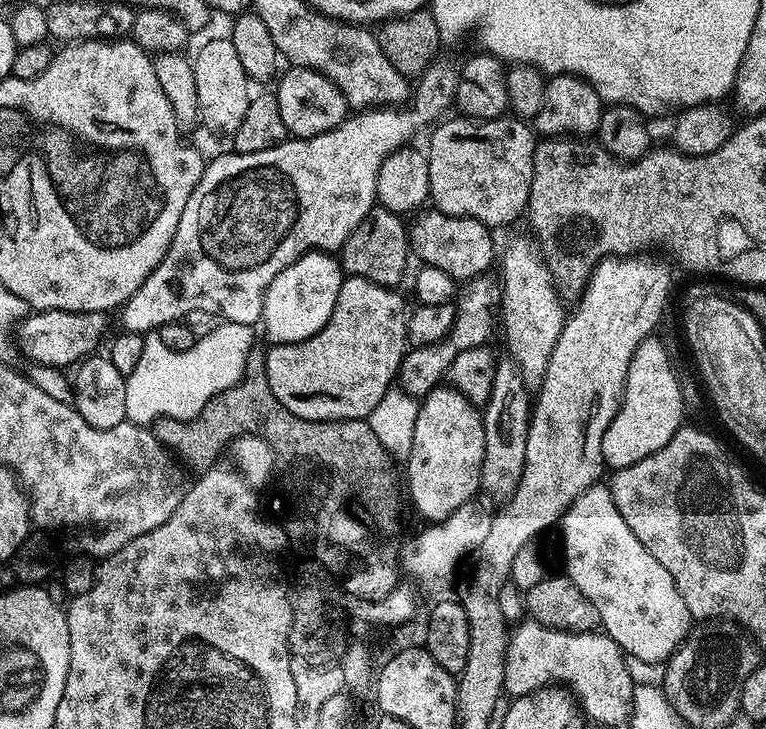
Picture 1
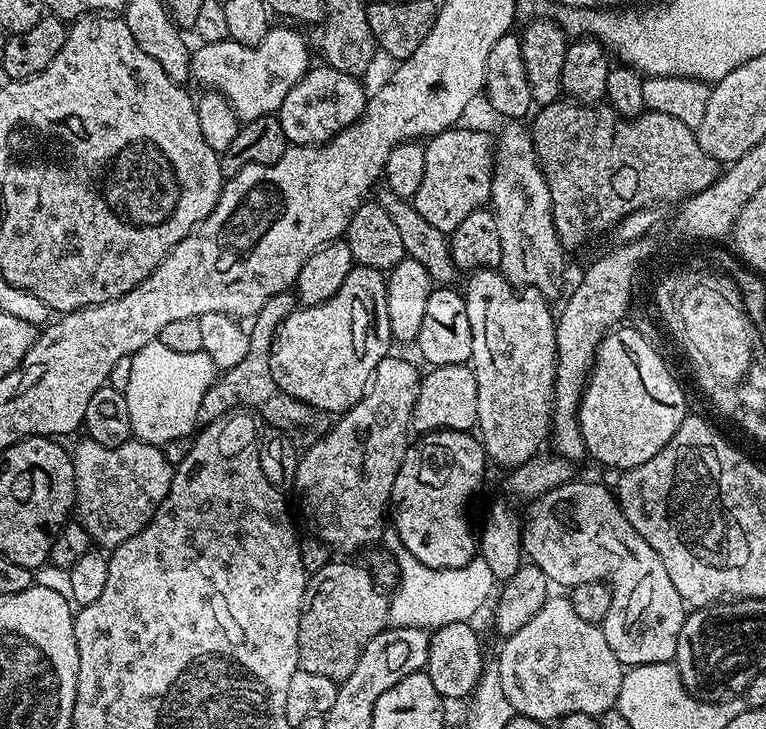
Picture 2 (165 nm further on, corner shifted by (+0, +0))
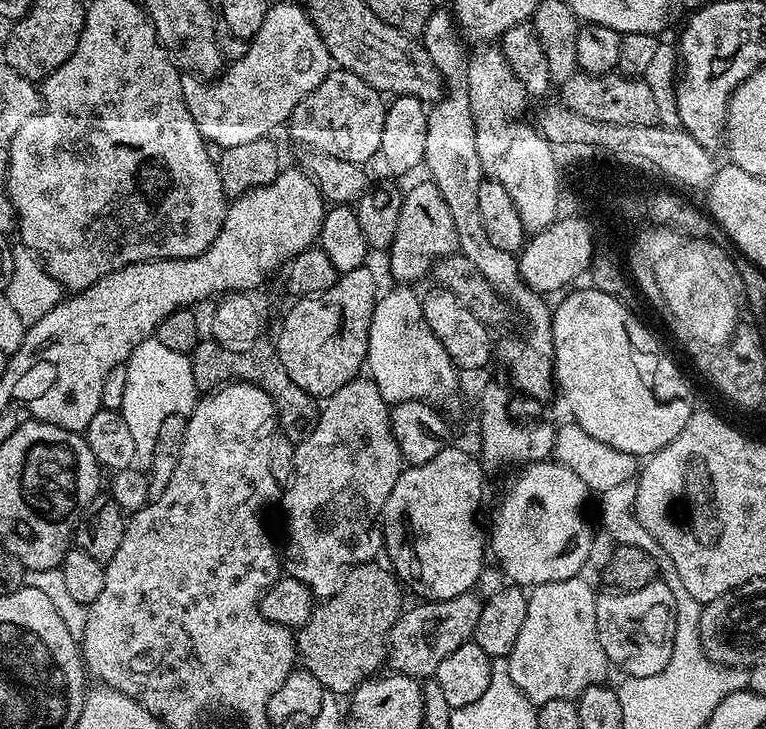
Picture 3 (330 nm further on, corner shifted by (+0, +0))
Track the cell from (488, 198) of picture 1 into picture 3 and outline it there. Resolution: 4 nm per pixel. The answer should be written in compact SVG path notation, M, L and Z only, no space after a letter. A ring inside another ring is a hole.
M436 183L416 184L403 193L404 201L398 214L398 234L388 256L393 281L408 282L412 276L412 260L416 264L435 265L457 247L454 218Z

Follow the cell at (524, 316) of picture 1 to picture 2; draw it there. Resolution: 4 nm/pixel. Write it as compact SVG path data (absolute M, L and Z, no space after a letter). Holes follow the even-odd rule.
M508 122L503 125L500 137L494 140L494 167L492 170L491 211L498 222L498 236L502 238L502 258L498 268L504 277L520 288L536 288L543 296L555 297L556 287L560 284L560 275L564 272L565 249L560 246L560 239L554 226L550 190L536 161L536 151L532 145L532 133L523 123Z

